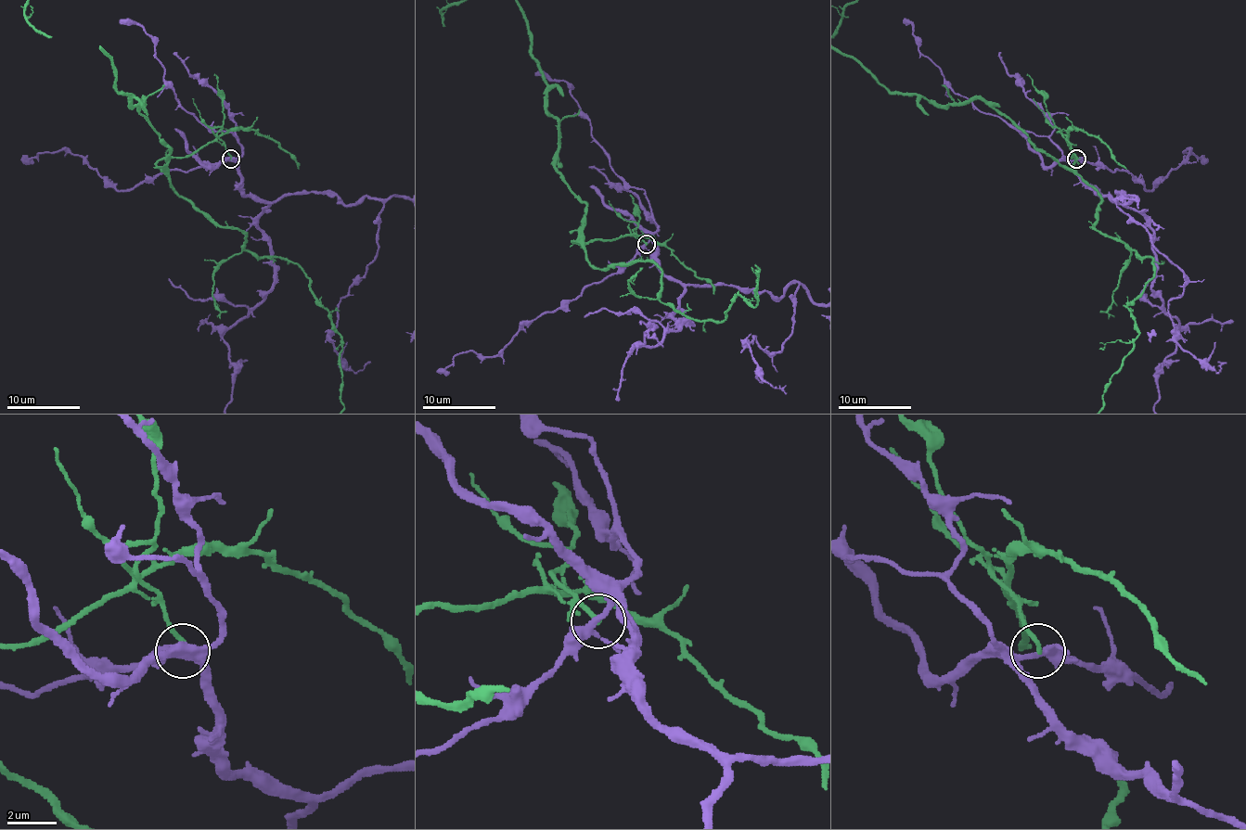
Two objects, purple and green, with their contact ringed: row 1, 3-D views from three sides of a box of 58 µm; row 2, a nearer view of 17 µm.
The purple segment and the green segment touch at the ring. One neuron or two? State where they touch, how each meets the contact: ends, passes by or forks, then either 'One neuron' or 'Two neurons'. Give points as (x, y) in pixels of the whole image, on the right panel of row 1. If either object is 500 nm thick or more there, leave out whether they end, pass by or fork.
Place: (1076, 159). At the ring purple forks. At the ring green ends. Two neurons

